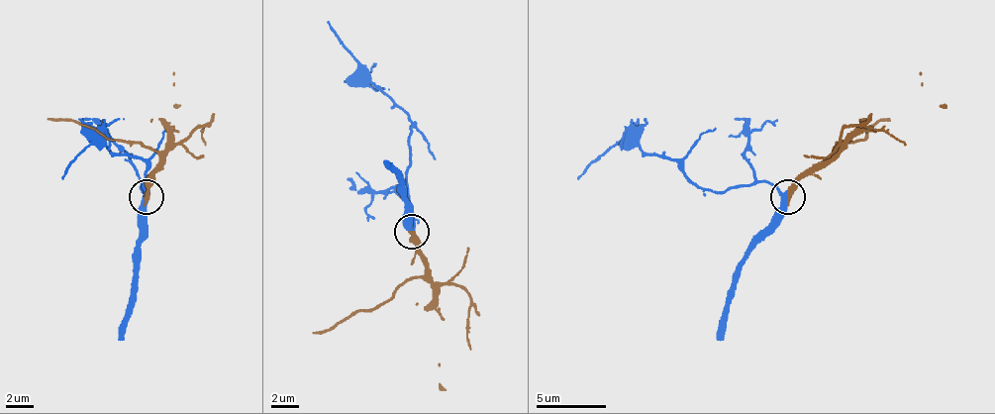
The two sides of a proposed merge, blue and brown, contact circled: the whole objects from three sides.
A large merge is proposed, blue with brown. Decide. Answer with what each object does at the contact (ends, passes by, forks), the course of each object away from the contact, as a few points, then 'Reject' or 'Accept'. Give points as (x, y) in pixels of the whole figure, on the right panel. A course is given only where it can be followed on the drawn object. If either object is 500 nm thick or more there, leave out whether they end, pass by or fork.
At the ring blue forks. At the ring brown ends. Course of blue: (785, 196), (768, 182), (737, 189), (702, 189), (670, 157), (615, 144), (577, 178). Course of brown: (789, 196), (838, 148), (838, 137), (854, 127), (889, 130), (904, 141), (939, 106), (945, 106). Accept

